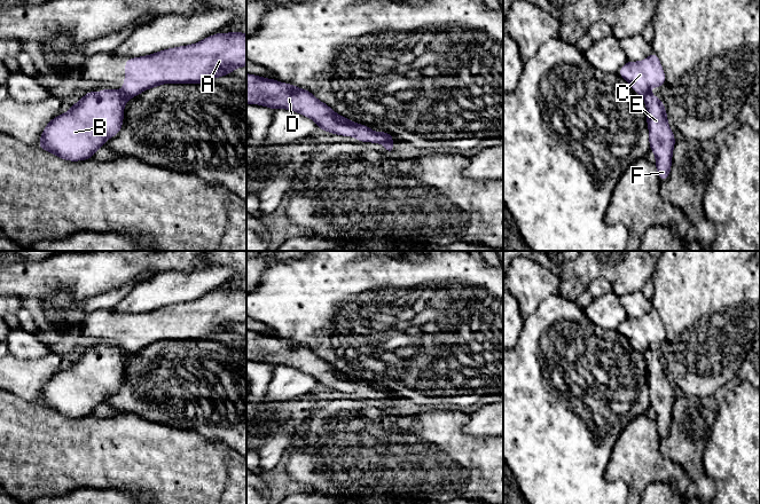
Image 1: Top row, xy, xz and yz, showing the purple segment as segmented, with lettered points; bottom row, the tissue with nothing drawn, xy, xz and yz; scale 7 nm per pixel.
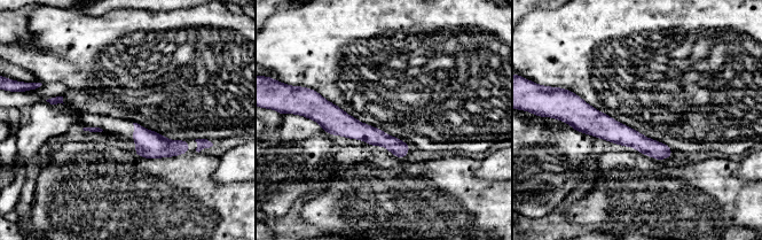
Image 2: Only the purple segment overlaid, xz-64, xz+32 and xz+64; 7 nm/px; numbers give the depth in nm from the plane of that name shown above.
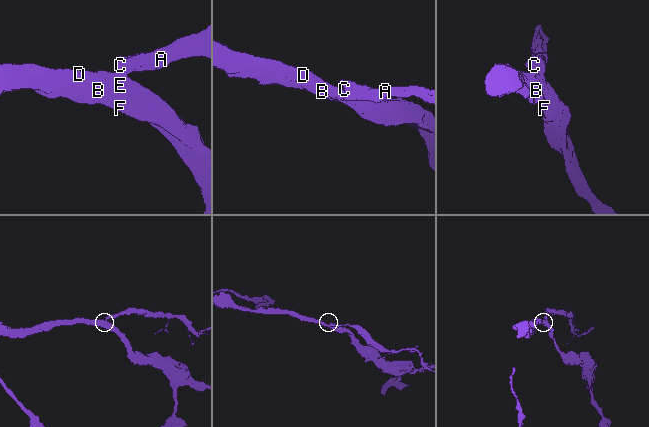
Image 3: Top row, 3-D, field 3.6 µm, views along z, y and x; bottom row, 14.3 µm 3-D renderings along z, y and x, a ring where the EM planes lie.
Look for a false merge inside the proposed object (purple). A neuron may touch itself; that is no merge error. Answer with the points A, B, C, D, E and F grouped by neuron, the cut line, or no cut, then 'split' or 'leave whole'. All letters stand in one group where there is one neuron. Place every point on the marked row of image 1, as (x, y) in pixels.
A C / B D E F; cut in xy along (124, 91), (132, 96); split

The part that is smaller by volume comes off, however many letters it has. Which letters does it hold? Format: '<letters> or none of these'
A, C

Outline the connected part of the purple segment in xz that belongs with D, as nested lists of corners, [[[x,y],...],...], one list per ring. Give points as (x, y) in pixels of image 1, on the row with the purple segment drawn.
[[[246,73],[246,104],[259,104],[272,109],[288,109],[313,119],[320,131],[342,136],[355,136],[357,142],[383,143],[386,153],[393,155],[390,137],[377,133],[363,124],[357,124],[336,113],[308,89],[292,84]]]

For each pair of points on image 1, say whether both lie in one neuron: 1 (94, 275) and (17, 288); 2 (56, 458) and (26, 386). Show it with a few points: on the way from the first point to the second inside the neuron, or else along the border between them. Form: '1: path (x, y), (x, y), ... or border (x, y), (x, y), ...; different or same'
1: path (75, 275), (49, 275), (37, 280); same
2: border (12, 393), (25, 400), (37, 402); different

